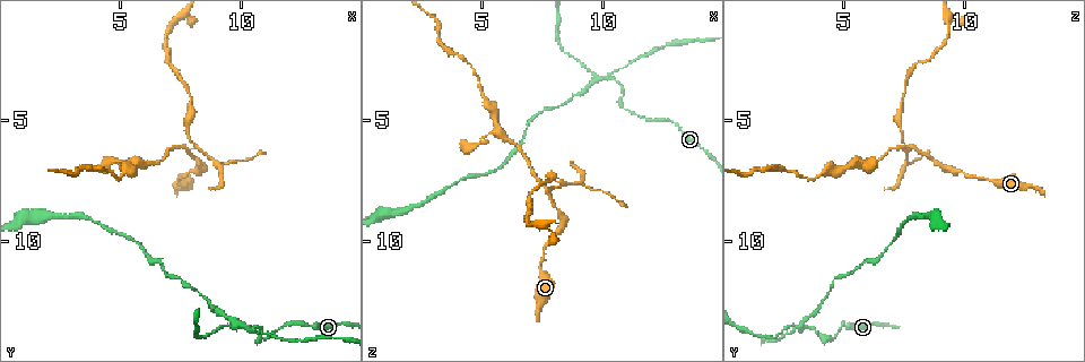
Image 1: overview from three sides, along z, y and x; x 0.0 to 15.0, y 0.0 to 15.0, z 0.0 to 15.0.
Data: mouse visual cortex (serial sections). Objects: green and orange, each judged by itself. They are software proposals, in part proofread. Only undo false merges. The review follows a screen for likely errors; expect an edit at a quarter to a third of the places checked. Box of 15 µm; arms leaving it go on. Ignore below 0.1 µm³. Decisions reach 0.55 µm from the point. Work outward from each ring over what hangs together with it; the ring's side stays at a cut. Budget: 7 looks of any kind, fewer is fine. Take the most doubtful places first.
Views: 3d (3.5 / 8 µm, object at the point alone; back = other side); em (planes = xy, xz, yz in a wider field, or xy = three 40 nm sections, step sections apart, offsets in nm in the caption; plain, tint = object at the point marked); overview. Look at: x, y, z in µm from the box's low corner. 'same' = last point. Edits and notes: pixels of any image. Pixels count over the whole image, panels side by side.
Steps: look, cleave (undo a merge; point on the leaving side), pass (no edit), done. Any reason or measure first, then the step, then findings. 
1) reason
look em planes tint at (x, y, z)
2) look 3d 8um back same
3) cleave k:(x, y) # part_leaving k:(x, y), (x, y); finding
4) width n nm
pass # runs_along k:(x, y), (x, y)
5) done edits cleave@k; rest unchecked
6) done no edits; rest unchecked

look 3d 3.5um at (7.8, 6.3, 7.9)

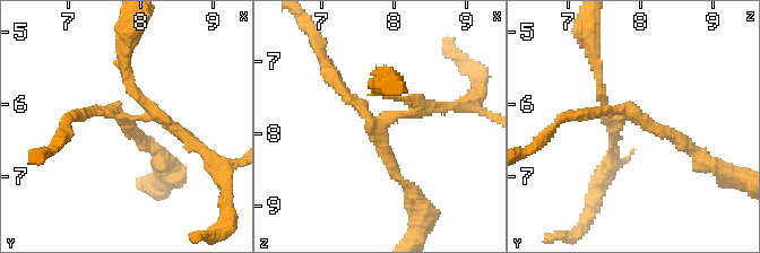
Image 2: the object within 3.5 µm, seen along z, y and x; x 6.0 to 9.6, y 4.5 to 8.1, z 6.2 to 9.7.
look em xy step 5 tint at (7.75, 6.15, 7.90)

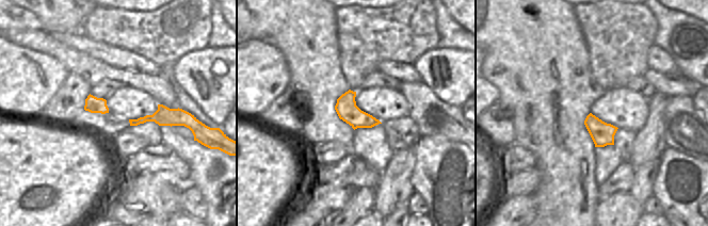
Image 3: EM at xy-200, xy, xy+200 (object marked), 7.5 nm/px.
width 160 nm
cleave 2:(130, 81) # part_leaving 2:(134, 116), (157, 113), (134, 93), (127, 51); two cells meet here

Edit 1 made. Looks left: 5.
see it whole again
look overview

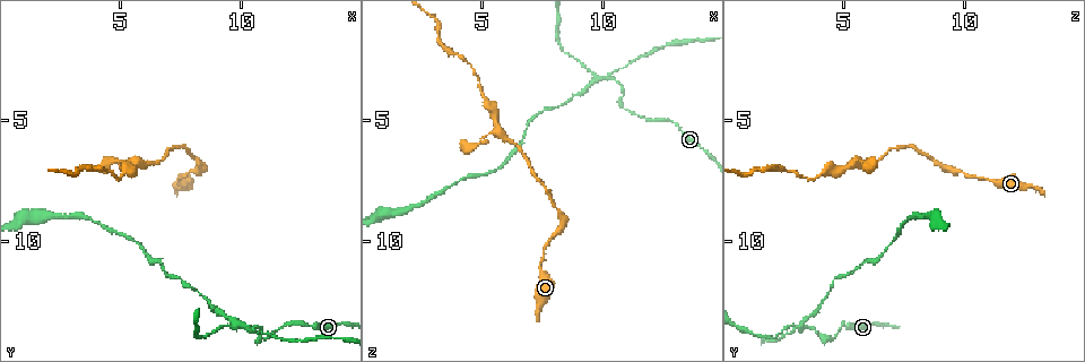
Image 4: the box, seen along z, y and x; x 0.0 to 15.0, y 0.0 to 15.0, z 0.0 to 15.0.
thin neck
look 3d 3.5um at (4.8, 6.8, 5.9)

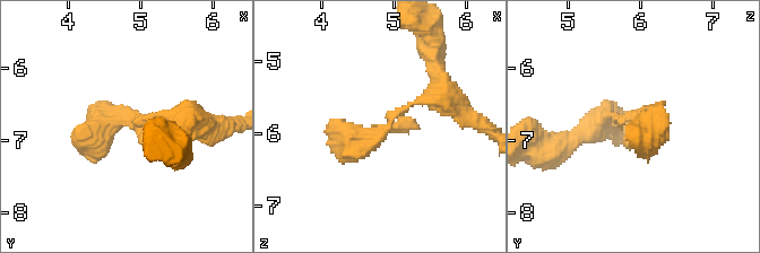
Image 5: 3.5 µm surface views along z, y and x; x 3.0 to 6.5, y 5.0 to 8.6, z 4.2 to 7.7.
pass # all the same cell

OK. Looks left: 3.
thin neck
look 3d 3.5um at (11.6, 13.7, 4.9)

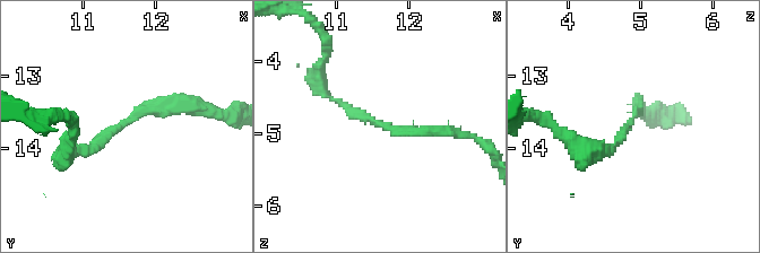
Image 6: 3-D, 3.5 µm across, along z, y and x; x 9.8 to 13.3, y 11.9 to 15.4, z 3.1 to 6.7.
arm_widths 100, 150 nm
look em xy step 5 tint at (11.60, 13.60, 4.90)

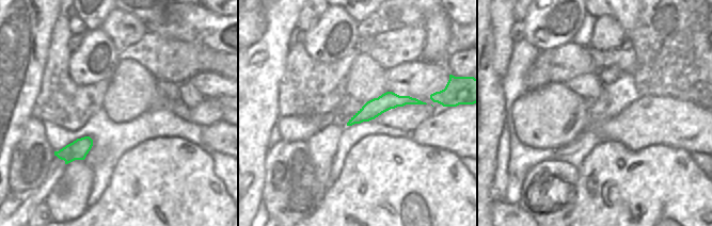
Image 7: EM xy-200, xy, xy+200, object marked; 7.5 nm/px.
pass # runs_along 6:(459, 134), (386, 129), (324, 92); one cell here

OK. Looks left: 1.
done edits cleave@2; rest unchecked

